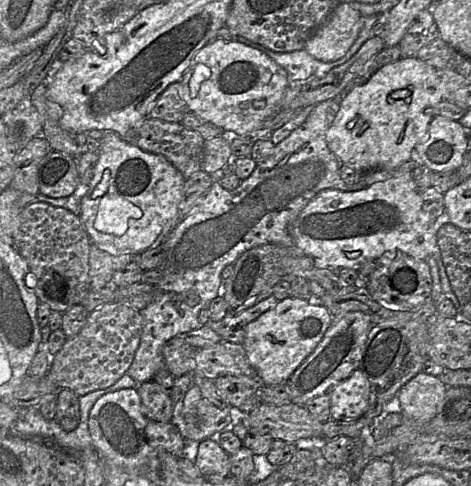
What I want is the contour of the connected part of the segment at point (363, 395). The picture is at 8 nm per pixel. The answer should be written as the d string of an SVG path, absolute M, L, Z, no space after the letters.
M356 369L329 391L330 417L335 421L357 420L369 405L370 385L364 373Z

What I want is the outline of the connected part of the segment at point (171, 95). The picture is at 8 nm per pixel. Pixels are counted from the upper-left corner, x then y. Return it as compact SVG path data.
M180 82L170 84L157 98L149 118L159 119L165 122L179 122L187 112L186 104L182 98L182 86Z

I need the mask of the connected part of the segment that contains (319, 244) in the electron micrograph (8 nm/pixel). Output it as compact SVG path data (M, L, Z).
M411 174L392 176L355 192L325 189L299 213L289 226L289 233L295 245L313 258L317 268L359 270L366 260L395 253L426 261L440 249L436 218L423 209L421 194Z

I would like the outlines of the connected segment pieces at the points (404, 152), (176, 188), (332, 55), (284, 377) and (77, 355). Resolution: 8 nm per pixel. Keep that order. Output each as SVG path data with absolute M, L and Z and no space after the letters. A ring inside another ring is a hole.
M400 58L399 60L387 64L380 68L366 83L353 88L341 101L337 116L326 133L326 143L331 152L339 159L341 164L355 169L359 172L372 170L395 170L403 163L407 162L411 157L413 159L413 150L416 145L425 140L431 121L434 116L432 109L444 100L444 74L417 58Z
M104 131L100 141L98 162L94 169L87 192L80 202L80 220L92 244L111 255L140 254L149 249L163 227L179 212L184 199L182 174L162 155L145 152L135 145L125 142L116 132Z
M339 2L325 21L305 44L304 50L322 62L336 61L348 52L359 36L365 17L347 3Z
M288 297L245 326L243 347L257 378L265 385L288 381L293 372L314 351L331 326L333 316L318 299Z
M112 302L89 313L80 332L67 338L61 350L52 356L48 374L59 389L69 389L81 397L115 384L129 369L142 334L143 318L128 305Z

